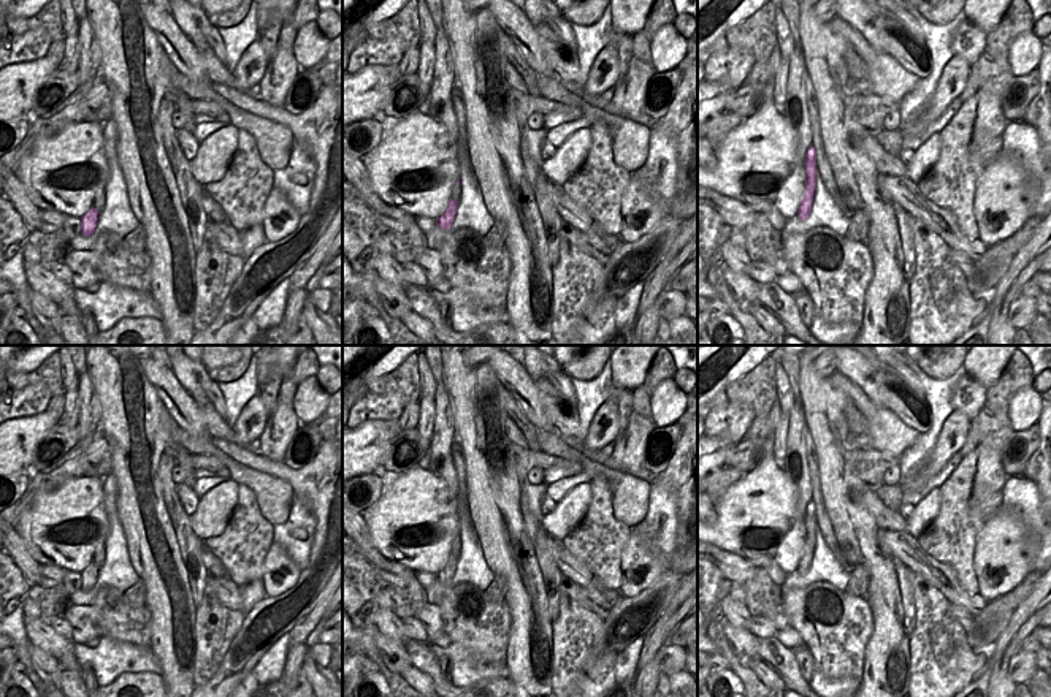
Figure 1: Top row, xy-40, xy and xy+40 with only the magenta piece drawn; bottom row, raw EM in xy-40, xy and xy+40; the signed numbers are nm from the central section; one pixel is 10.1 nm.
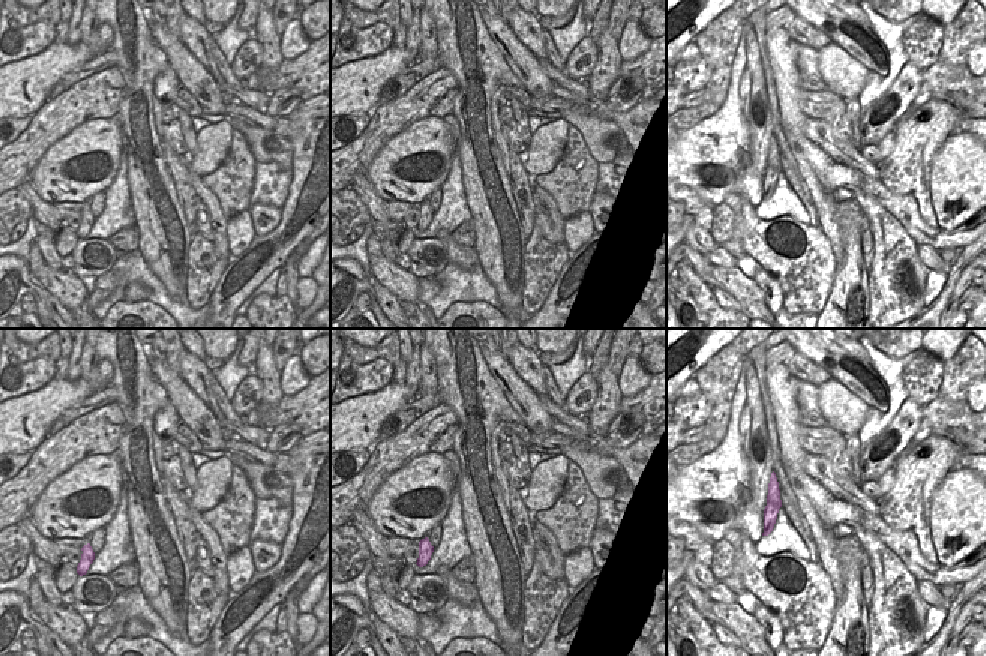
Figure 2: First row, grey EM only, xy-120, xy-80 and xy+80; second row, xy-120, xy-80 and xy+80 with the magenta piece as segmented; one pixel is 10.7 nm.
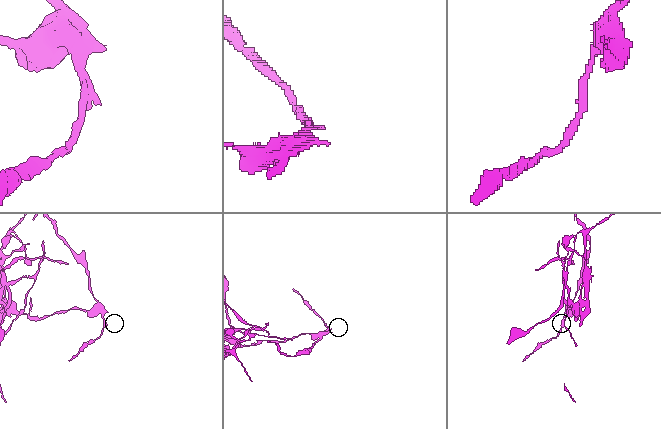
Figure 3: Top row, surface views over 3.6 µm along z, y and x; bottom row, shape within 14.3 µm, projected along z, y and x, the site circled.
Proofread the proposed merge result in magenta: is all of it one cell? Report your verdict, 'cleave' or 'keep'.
cleave

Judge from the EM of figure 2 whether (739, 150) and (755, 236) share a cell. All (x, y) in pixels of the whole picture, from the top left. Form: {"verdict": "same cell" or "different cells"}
{"verdict": "different cells"}

